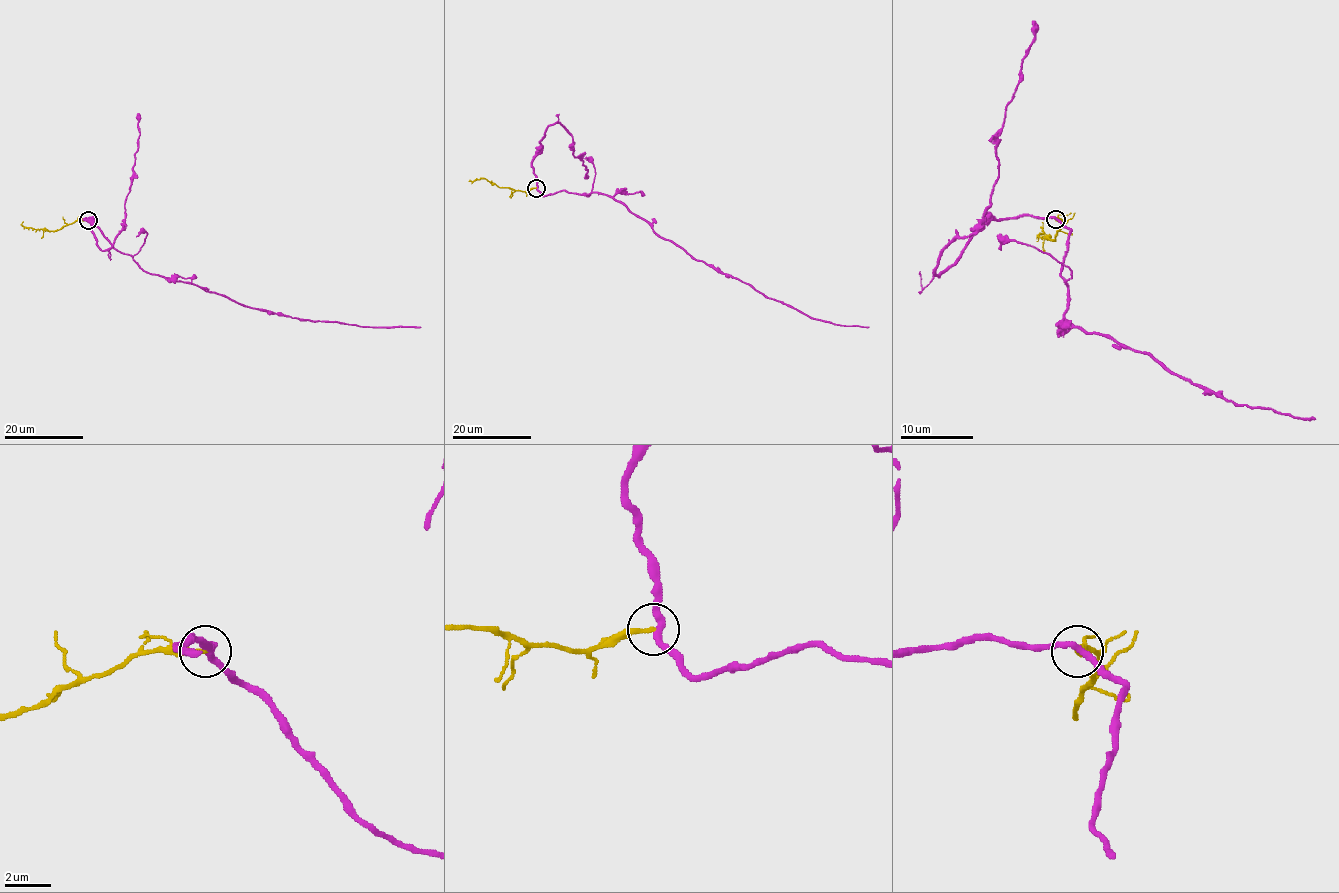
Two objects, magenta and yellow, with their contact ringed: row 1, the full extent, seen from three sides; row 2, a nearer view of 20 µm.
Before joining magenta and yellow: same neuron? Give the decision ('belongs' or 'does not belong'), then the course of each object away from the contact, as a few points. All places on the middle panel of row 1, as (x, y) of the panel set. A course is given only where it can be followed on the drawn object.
does not belong; magenta runs (536, 188), (543, 196), (564, 191), (606, 194), (696, 259), (750, 284), (769, 298), (814, 318), (869, 327); yellow runs (536, 188), (515, 191), (497, 187), (484, 178), (471, 180)

